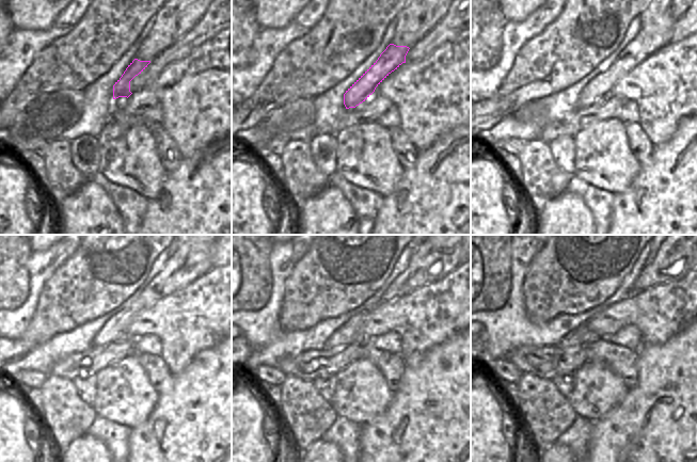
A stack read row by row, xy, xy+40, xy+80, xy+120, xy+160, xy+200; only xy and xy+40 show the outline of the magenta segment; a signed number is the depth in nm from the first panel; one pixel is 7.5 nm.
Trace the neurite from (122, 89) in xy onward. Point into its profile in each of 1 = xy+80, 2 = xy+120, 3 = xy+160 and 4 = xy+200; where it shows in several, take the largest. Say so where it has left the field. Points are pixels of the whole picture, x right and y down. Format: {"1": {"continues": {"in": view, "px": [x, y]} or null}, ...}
{"1": {"continues": {"in": "xy+80", "px": [654, 36]}}, "2": {"continues": {"in": "xy+120", "px": [191, 260]}}, "3": {"continues": {"in": "xy+160", "px": [437, 256]}}, "4": {"continues": {"in": "xy+200", "px": [677, 256]}}}

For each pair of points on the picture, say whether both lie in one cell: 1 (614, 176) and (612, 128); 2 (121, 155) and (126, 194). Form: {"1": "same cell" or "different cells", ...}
{"1": "same cell", "2": "different cells"}

